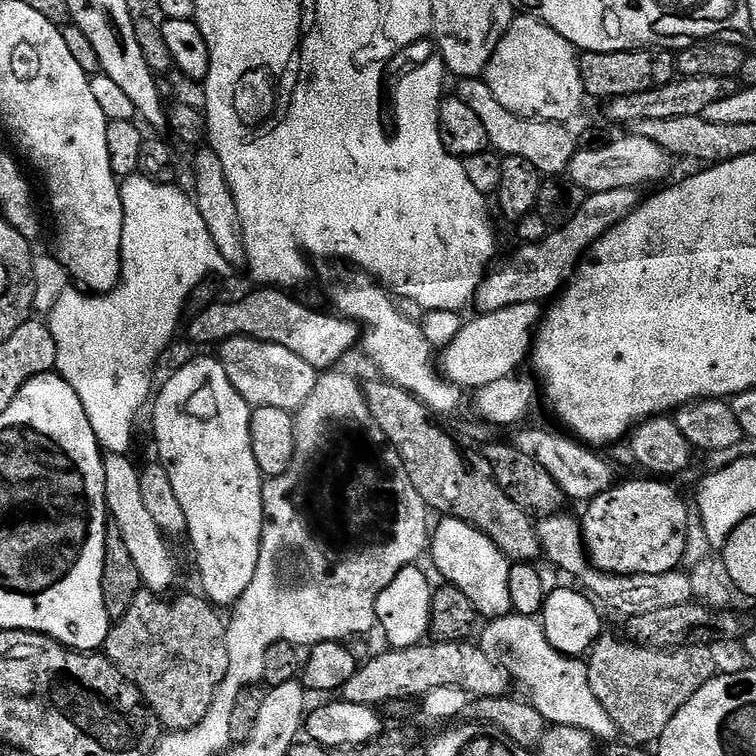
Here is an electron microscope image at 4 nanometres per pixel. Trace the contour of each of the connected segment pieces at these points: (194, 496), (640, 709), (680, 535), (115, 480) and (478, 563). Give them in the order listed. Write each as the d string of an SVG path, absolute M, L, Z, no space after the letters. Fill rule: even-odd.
M215 355L200 356L197 360L192 360L189 364L184 364L164 385L159 385L154 396L156 409L152 412L152 428L156 431L156 448L160 451L159 459L170 474L170 483L174 485L174 494L178 497L178 506L186 514L186 540L192 543L192 548L196 551L196 568L200 571L200 584L203 595L209 604L221 606L228 604L234 606L246 594L246 586L250 586L250 581L254 579L254 570L258 565L258 554L260 553L260 543L262 542L262 530L264 529L264 481L265 477L260 475L258 462L254 462L254 450L250 446L250 418L252 408L244 401L242 394L234 390L230 378L226 378L226 370L220 365L219 359Z
M608 634L601 635L592 645L586 663L594 698L598 698L602 710L610 714L617 733L636 746L655 745L670 718L674 718L674 714L678 714L678 710L682 710L682 706L686 706L686 702L690 702L690 698L694 698L694 694L698 694L706 682L729 667L720 642L711 646L699 644L689 648L661 650L643 648L627 639L619 640Z
M660 478L644 479L648 480L616 482L587 502L582 515L584 547L598 570L633 576L666 574L681 567L688 537L688 508L671 483Z
M107 453L104 458L106 470L106 502L111 523L122 530L122 542L126 542L130 558L138 569L141 585L149 592L168 594L176 584L176 560L168 550L169 541L147 512L142 499L141 469L131 464L122 454ZM168 543L168 544L167 544Z
M444 518L432 529L430 537L430 557L432 564L444 575L443 579L449 584L458 586L470 602L474 602L477 613L484 618L507 616L512 612L510 602L510 570L512 564L508 557L486 538L474 526L464 520Z

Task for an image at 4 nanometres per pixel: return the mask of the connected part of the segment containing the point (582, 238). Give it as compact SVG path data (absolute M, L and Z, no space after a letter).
M619 188L585 195L582 210L578 210L578 214L574 214L574 218L570 218L564 228L549 231L548 237L536 244L521 243L520 249L501 268L493 267L485 275L476 291L475 311L483 314L506 310L506 306L519 304L543 305L559 296L568 281L575 276L576 267L593 242L602 238L602 234L609 232L616 224L622 223L636 209L641 199L641 193L635 188Z

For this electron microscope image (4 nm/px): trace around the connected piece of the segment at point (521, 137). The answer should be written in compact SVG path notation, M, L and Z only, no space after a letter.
M464 78L460 84L454 88L455 95L460 97L474 114L478 114L478 119L482 121L482 126L486 126L489 145L497 153L504 156L517 156L526 158L540 173L548 178L556 178L567 173L568 164L578 151L578 140L575 135L571 136L567 132L564 124L554 124L547 120L524 120L520 116L515 116L494 94L490 94L490 86L485 84L480 78Z

